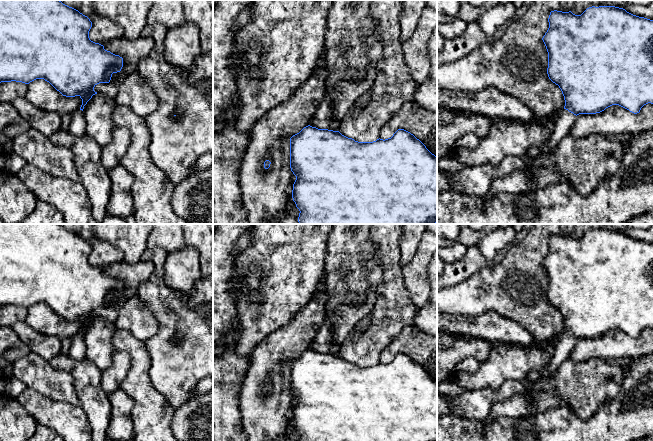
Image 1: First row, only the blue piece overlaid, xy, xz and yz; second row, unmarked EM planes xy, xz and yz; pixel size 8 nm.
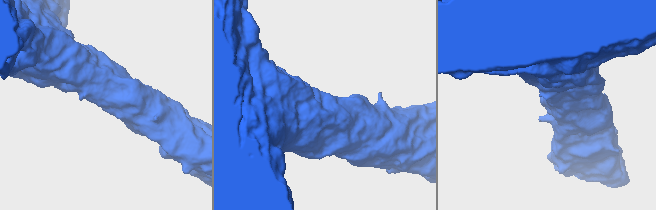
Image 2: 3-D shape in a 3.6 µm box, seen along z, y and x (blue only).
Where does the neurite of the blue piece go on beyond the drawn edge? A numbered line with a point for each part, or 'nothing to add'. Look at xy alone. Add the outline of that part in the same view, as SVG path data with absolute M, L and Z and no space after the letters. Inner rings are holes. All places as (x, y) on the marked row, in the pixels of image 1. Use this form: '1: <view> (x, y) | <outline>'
1: xy (77, 128) | M77 109L72 114L72 121L69 128L69 132L71 135L77 136L77 137L84 137L85 136L85 119L83 116L83 111L80 109Z

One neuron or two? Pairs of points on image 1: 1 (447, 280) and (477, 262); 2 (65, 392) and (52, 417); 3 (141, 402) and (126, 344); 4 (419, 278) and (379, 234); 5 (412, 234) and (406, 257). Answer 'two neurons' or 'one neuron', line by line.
1: one neuron
2: two neurons
3: one neuron
4: two neurons
5: one neuron

